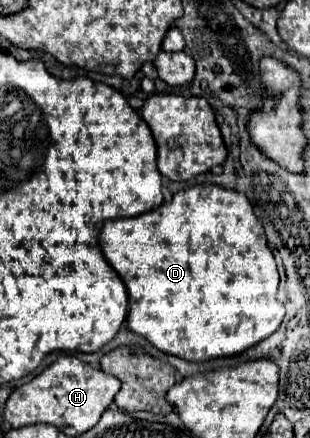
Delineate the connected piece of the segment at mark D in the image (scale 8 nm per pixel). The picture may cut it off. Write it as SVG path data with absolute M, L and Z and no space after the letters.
M202 183L196 184L185 190L178 191L170 203L162 203L158 209L148 211L144 215L138 217L130 217L130 219L108 219L102 227L100 233L100 249L106 257L106 261L112 265L112 269L120 275L120 279L126 285L128 291L128 329L144 339L148 339L156 349L168 353L168 355L176 355L184 361L194 361L194 363L202 363L202 361L210 361L216 357L232 357L232 355L240 355L246 349L258 345L260 341L264 341L266 337L270 337L282 323L284 317L284 305L278 301L276 291L278 291L278 269L276 269L276 261L272 251L268 249L266 243L266 235L264 235L264 227L262 223L256 219L254 209L250 205L250 201L246 199L244 193L238 191L230 191L224 187L218 187L215 184Z

